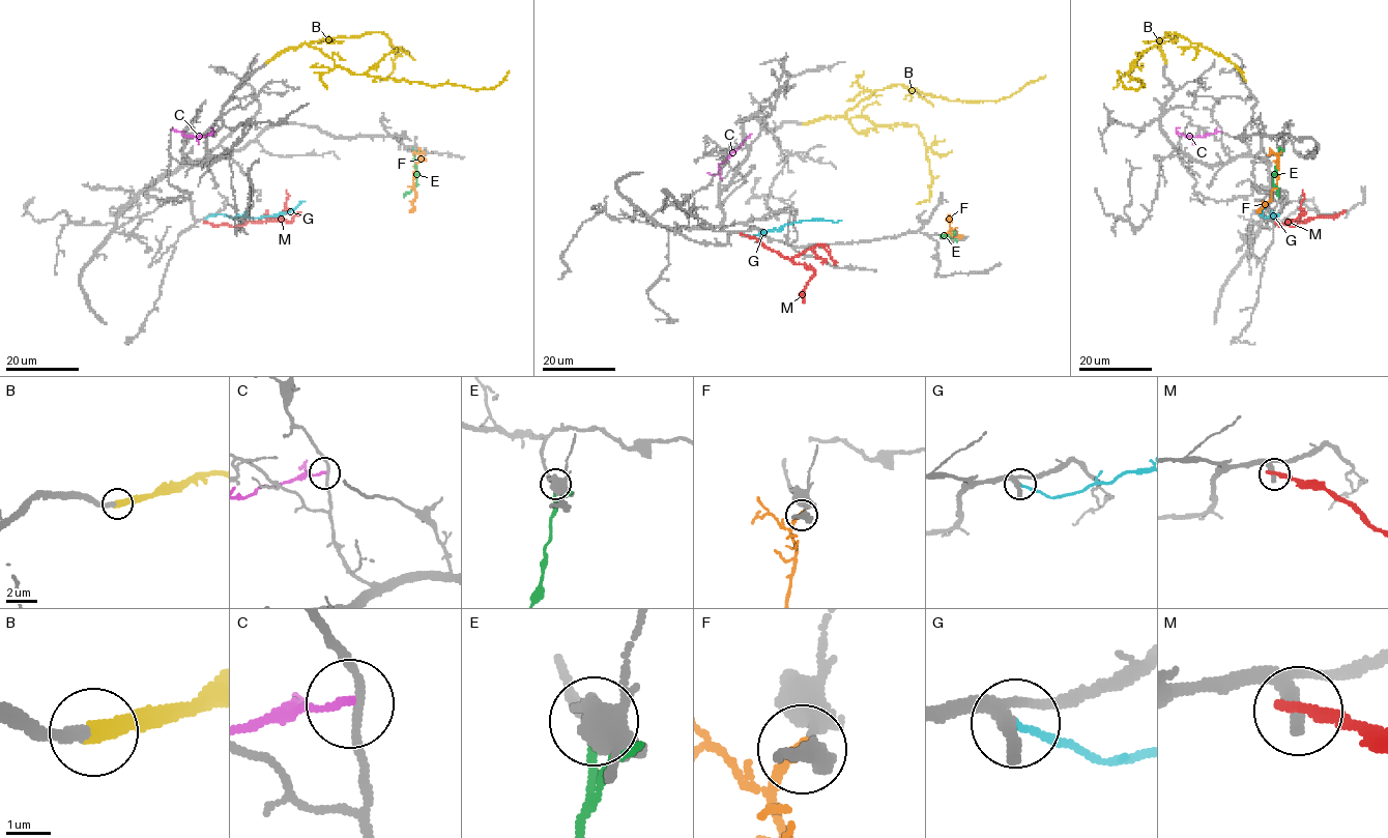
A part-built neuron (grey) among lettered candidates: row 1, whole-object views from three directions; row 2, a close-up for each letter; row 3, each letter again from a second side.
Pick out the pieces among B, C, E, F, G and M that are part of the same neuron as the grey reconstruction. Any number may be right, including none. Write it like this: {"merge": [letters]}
{"merge": ["B", "G"]}

